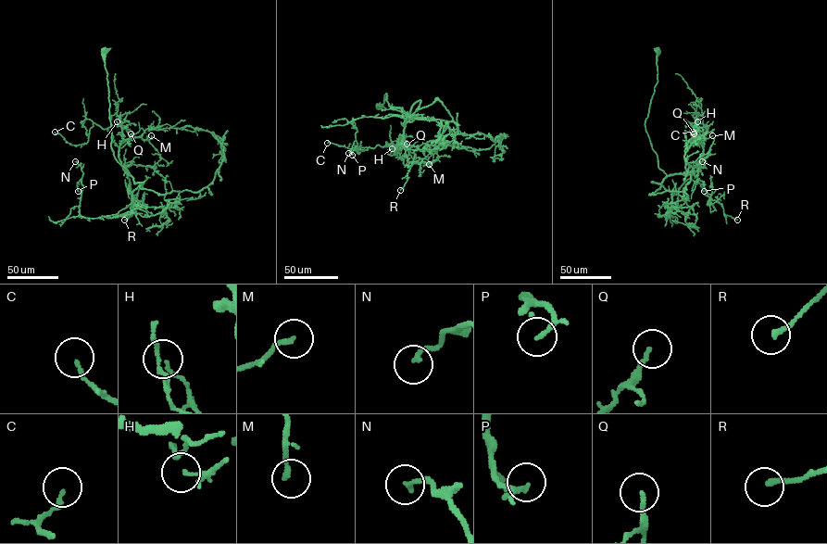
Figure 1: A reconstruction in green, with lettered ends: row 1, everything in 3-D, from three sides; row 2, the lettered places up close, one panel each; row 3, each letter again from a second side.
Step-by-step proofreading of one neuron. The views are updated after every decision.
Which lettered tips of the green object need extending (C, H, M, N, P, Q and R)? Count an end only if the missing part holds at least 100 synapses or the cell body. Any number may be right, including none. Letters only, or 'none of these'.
none of these

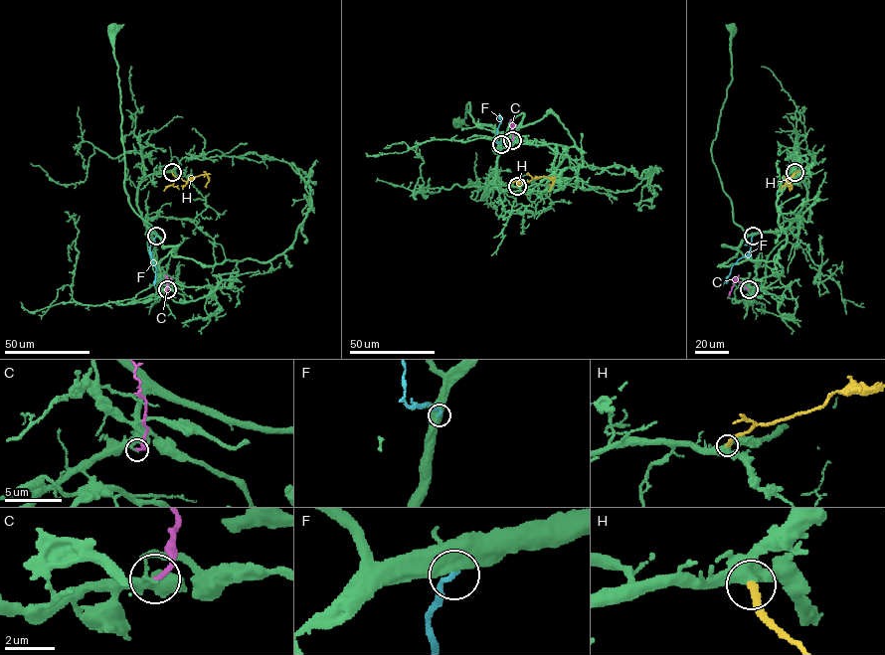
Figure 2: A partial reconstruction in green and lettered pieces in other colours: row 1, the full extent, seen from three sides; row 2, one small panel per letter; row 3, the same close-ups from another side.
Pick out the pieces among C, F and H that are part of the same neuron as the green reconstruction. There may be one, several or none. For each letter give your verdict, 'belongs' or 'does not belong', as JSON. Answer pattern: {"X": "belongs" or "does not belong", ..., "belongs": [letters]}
{"C": "does not belong", "F": "does not belong", "H": "belongs", "belongs": ["H"]}

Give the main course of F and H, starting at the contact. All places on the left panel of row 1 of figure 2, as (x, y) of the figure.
F: (156, 236), (150, 251), (155, 267), (154, 285)
H: (171, 172), (186, 181), (202, 175), (209, 178), (203, 172)

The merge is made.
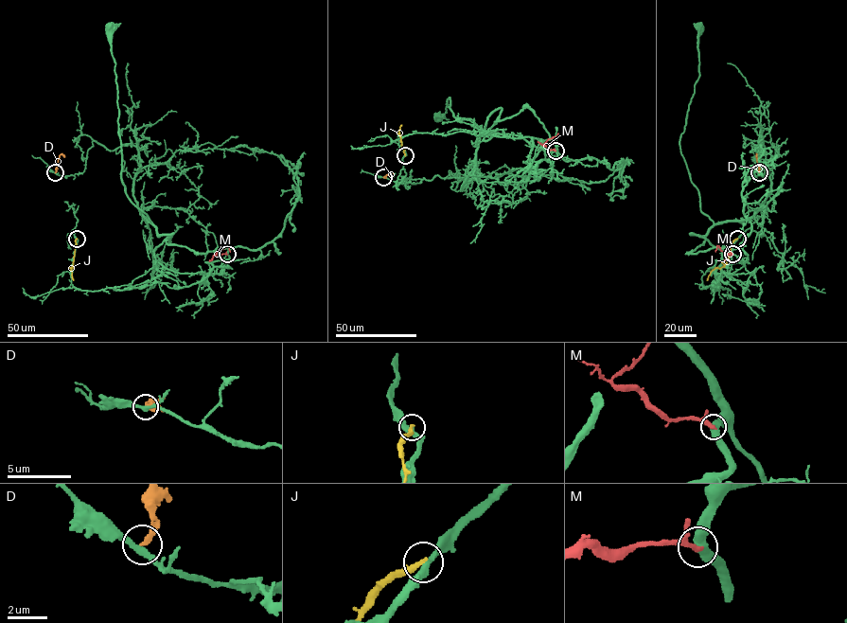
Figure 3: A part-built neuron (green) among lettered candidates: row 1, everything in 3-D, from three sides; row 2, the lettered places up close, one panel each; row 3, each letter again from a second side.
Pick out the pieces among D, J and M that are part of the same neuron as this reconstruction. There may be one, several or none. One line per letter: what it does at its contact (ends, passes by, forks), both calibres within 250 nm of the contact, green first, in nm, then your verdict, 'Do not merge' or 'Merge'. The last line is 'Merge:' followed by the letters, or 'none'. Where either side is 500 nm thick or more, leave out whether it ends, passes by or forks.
D: It ends there. Thickness 280 nm (green) against 240 nm. Do not merge
J: It ends there. Thickness 320 nm (green) against 320 nm. Do not merge
M: It passes by. Thickness 440 nm (green) against 220 nm. Do not merge
Merge: none

